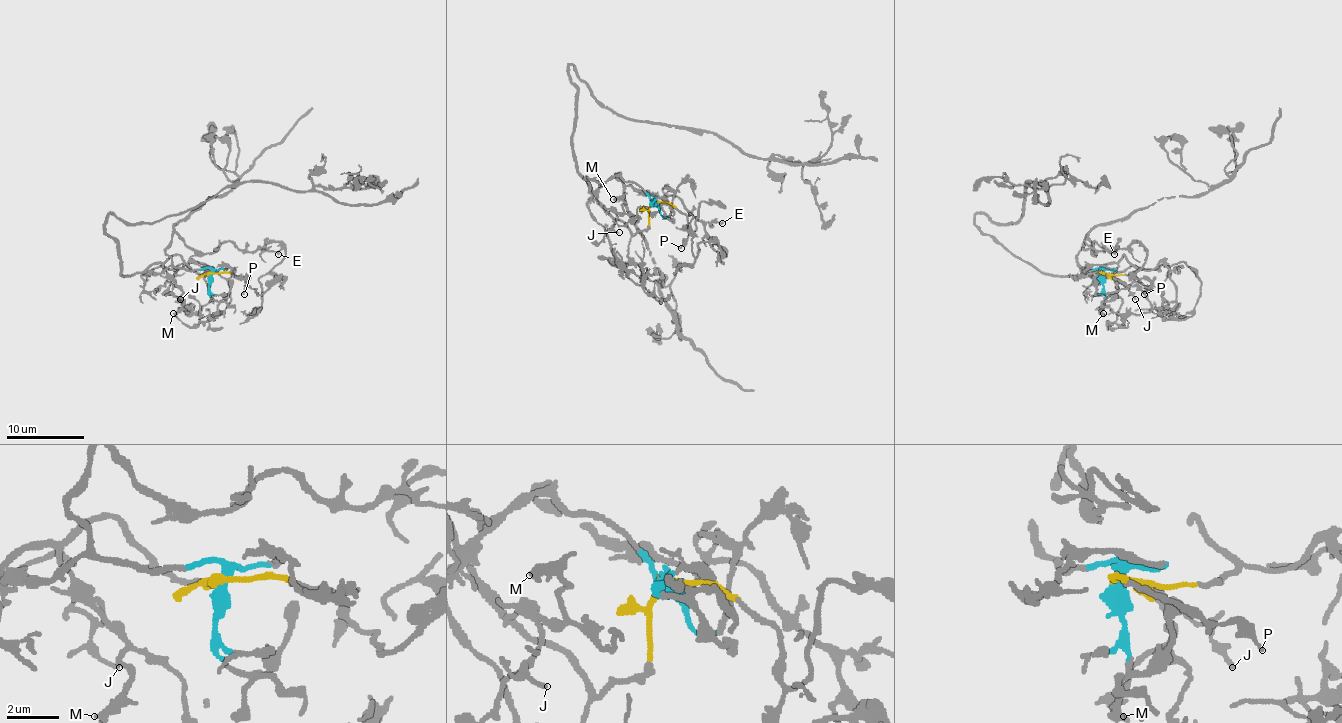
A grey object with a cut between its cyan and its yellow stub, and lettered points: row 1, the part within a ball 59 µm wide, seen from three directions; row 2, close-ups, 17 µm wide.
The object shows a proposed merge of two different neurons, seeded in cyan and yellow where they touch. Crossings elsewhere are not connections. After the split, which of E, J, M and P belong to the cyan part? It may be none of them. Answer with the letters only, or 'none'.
E

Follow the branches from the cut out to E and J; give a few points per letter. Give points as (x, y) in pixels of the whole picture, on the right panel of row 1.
E: (1102, 275), (1100, 267), (1079, 263), (1085, 234), (1095, 254), (1093, 242), (1116, 248), (1114, 254)
J: (1102, 275), (1124, 275), (1135, 269), (1125, 256), (1115, 273), (1135, 298)

